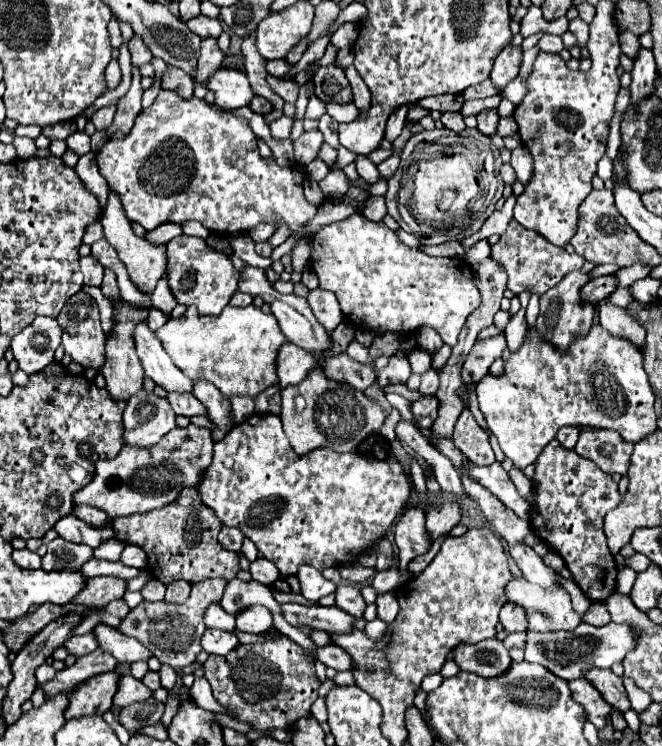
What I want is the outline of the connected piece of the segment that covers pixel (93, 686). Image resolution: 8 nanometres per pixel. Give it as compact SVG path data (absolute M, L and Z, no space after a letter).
M104 672L86 680L70 696L70 704L64 716L68 720L76 716L88 716L88 714L102 716L112 706L112 696L116 694L118 680L120 680L120 674L116 672Z

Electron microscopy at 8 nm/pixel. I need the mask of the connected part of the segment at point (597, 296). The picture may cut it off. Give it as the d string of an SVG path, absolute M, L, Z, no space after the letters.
M600 276L600 278L590 280L590 282L582 288L582 298L584 298L584 300L600 302L600 300L608 298L616 288L618 288L616 276Z

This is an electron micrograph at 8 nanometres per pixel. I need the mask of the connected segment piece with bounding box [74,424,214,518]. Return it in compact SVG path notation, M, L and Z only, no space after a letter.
M188 424L186 428L176 426L150 448L124 446L116 458L98 460L92 482L74 494L74 502L96 506L110 518L162 508L174 502L184 488L200 482L200 476L212 462L212 446L214 440L210 428L200 428L194 424Z

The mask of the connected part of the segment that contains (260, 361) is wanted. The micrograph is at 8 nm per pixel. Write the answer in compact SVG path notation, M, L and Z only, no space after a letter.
M254 304L246 308L226 306L218 316L200 314L188 306L180 318L170 318L156 336L162 340L174 364L192 380L208 380L226 396L258 396L268 386L278 384L276 358L288 342L274 314L264 314Z

